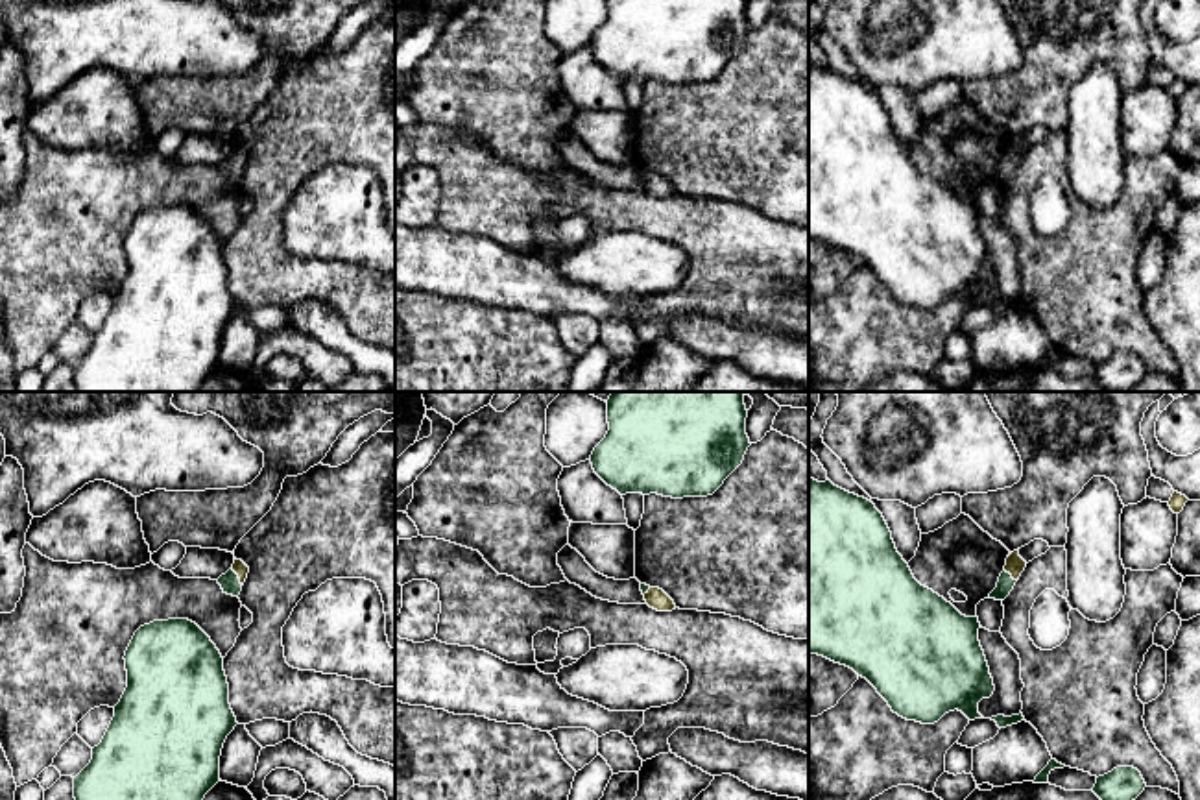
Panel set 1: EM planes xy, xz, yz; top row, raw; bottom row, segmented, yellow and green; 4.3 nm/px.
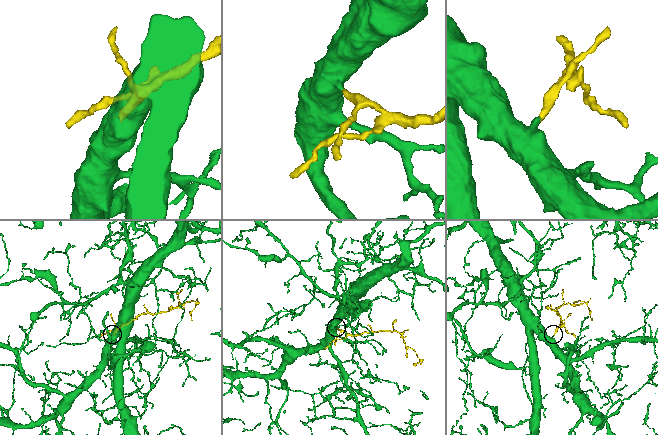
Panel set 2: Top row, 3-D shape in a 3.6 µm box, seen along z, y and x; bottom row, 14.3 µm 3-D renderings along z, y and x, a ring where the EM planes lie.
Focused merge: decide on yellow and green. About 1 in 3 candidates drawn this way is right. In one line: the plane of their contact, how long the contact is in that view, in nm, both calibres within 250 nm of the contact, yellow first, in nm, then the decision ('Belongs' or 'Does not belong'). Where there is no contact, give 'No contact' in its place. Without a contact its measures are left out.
Touches yellow in xy. Shared border 90 nm. Thickness 60 nm (yellow) against 90 nm. Belongs

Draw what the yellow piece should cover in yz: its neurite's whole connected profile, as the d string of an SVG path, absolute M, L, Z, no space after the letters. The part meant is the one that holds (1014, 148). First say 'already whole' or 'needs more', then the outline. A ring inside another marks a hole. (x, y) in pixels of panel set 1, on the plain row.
needs more | M1014 137L1006 144L1006 152L999 163L997 174L990 179L988 185L1004 187L1014 176L1025 153L1026 153L1026 148L1019 142L1019 137Z

